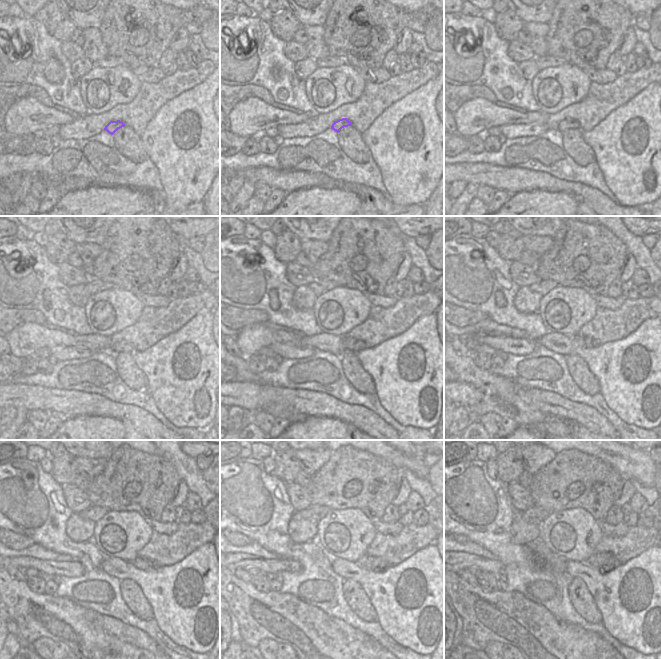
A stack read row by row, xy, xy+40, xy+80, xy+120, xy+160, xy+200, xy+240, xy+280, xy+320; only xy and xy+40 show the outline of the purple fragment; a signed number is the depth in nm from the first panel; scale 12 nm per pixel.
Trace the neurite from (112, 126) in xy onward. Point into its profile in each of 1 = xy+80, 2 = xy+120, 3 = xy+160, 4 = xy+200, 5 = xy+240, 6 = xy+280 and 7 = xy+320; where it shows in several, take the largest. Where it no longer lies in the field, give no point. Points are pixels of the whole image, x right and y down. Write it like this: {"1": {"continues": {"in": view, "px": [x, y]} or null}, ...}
{"1": {"continues": {"in": "xy+80", "px": [568, 123]}}, "2": {"continues": {"in": "xy+120", "px": [122, 346]}}, "3": {"continues": {"in": "xy+160", "px": [350, 344]}}, "4": {"continues": {"in": "xy+200", "px": [589, 342]}}, "5": {"continues": {"in": "xy+240", "px": [142, 563]}}, "6": {"continues": {"in": "xy+280", "px": [368, 562]}}, "7": {"continues": {"in": "xy+320", "px": [605, 561]}}}

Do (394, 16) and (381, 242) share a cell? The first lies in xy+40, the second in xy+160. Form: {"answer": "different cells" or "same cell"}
{"answer": "same cell"}

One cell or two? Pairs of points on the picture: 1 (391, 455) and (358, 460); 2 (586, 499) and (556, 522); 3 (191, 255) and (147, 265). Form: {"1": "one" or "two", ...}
{"1": "two", "2": "two", "3": "two"}

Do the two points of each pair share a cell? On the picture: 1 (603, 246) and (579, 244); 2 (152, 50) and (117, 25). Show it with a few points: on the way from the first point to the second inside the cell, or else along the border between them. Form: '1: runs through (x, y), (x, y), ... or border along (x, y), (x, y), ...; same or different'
1: runs through (597, 246), (585, 246); same
2: runs through (143, 41), (135, 33), (126, 30); same

